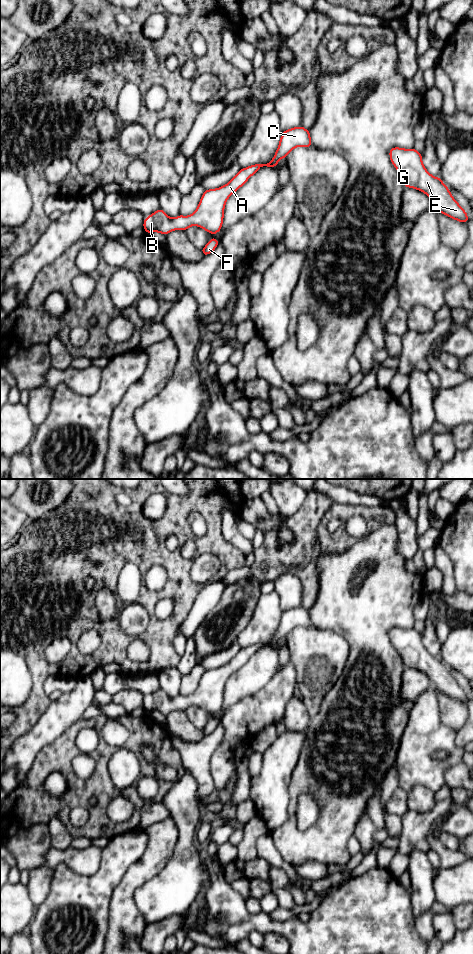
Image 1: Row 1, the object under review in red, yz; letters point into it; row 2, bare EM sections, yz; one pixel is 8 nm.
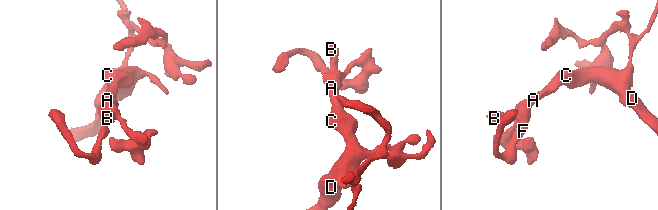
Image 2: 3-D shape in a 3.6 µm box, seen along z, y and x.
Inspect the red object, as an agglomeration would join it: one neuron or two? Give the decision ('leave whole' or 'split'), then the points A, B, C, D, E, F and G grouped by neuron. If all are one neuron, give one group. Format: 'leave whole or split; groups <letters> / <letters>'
leave whole; groups A B C D E F G

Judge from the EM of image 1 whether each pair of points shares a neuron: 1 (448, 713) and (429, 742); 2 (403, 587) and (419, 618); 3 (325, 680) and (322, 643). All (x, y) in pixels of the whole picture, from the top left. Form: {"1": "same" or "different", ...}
{"1": "different", "2": "different", "3": "same"}

